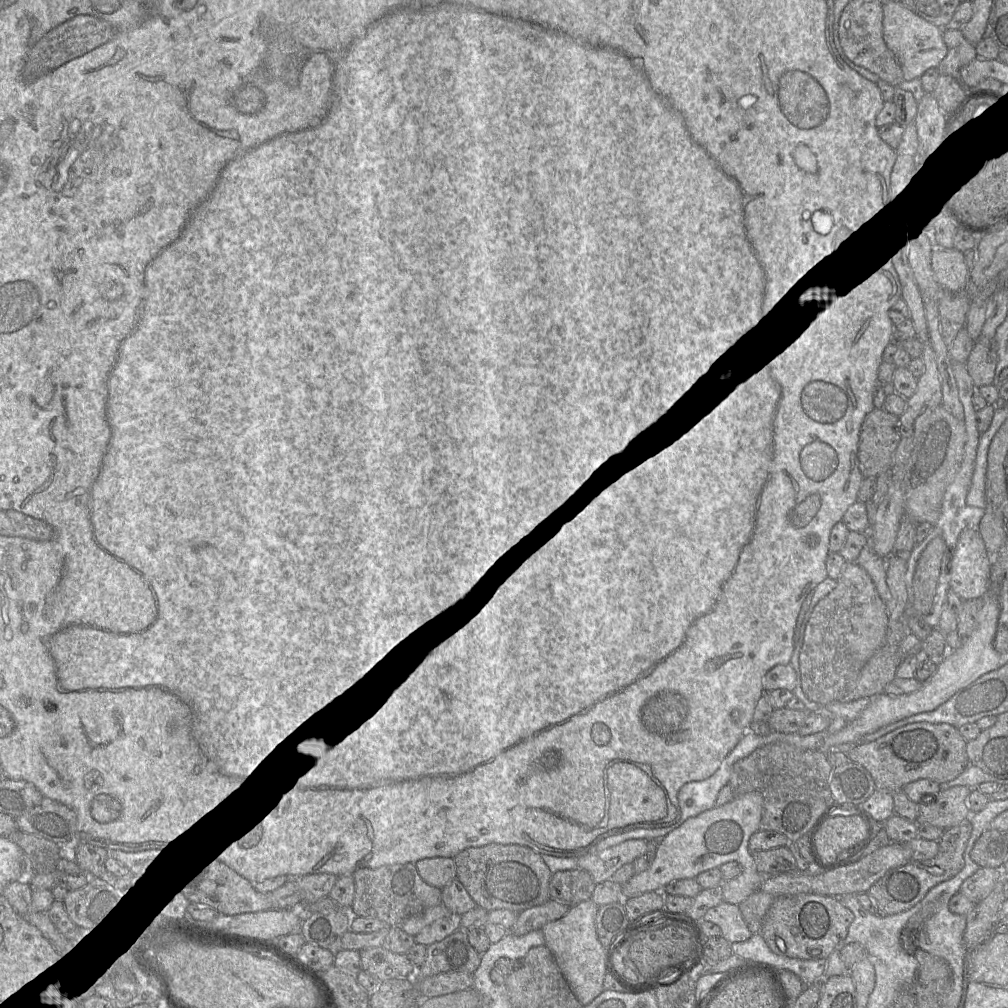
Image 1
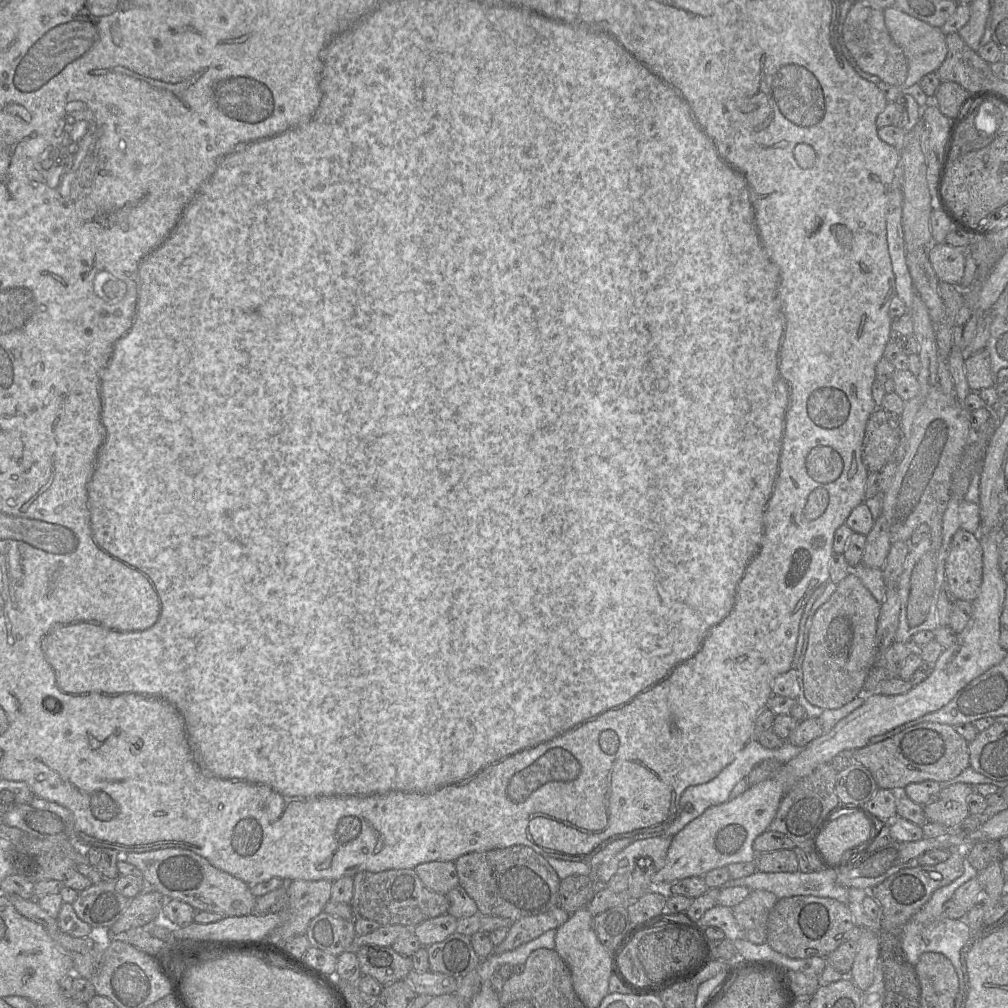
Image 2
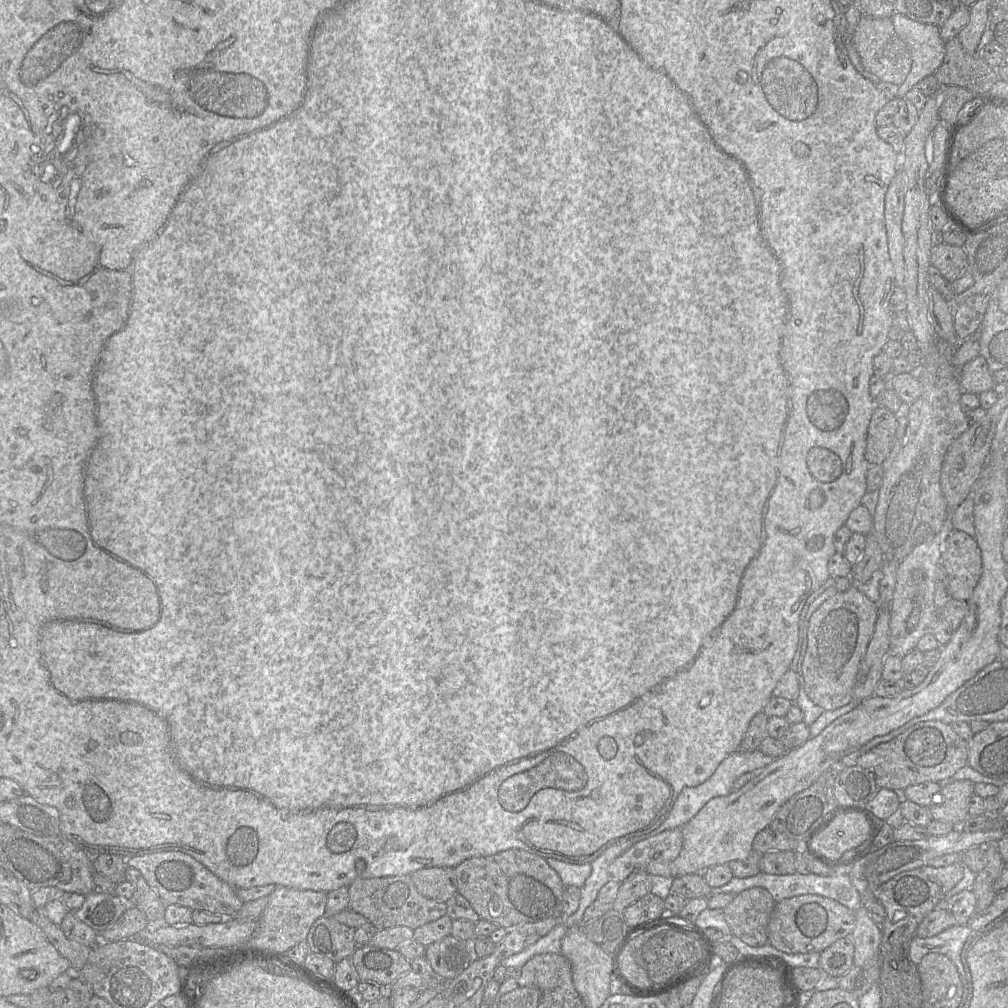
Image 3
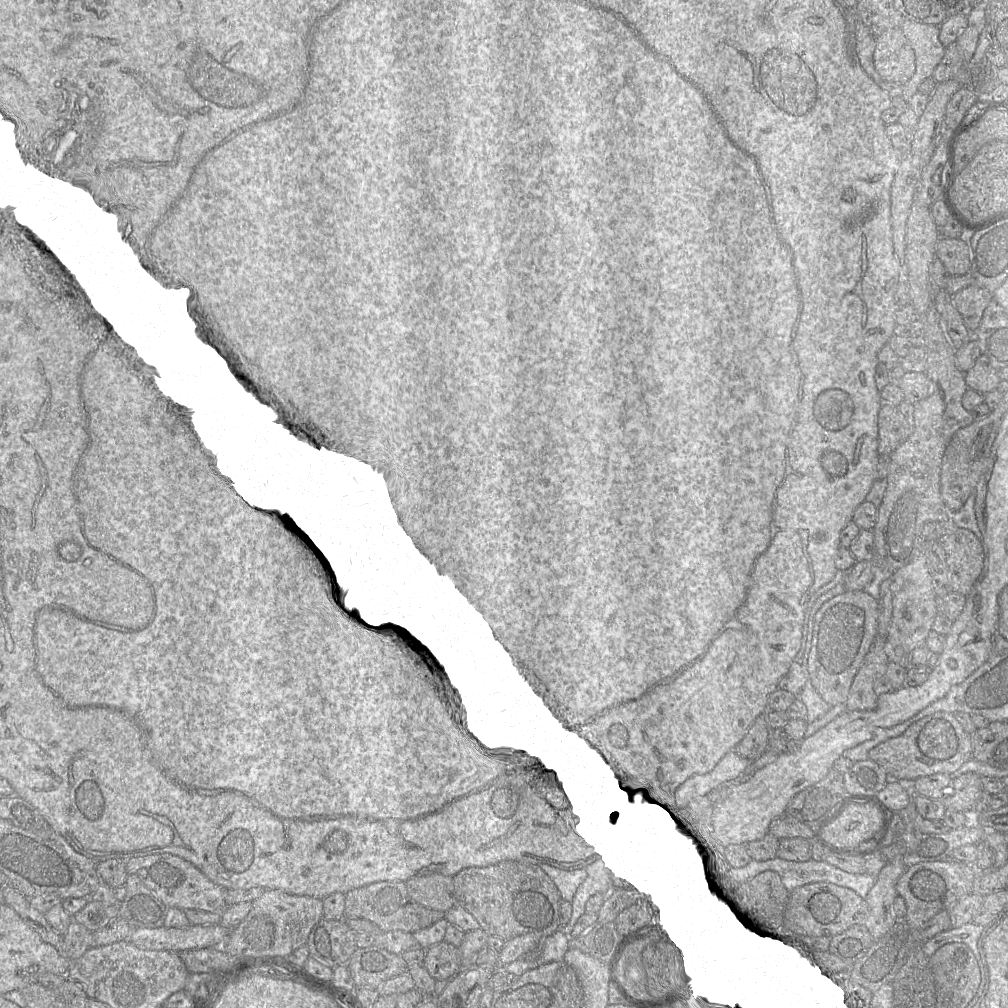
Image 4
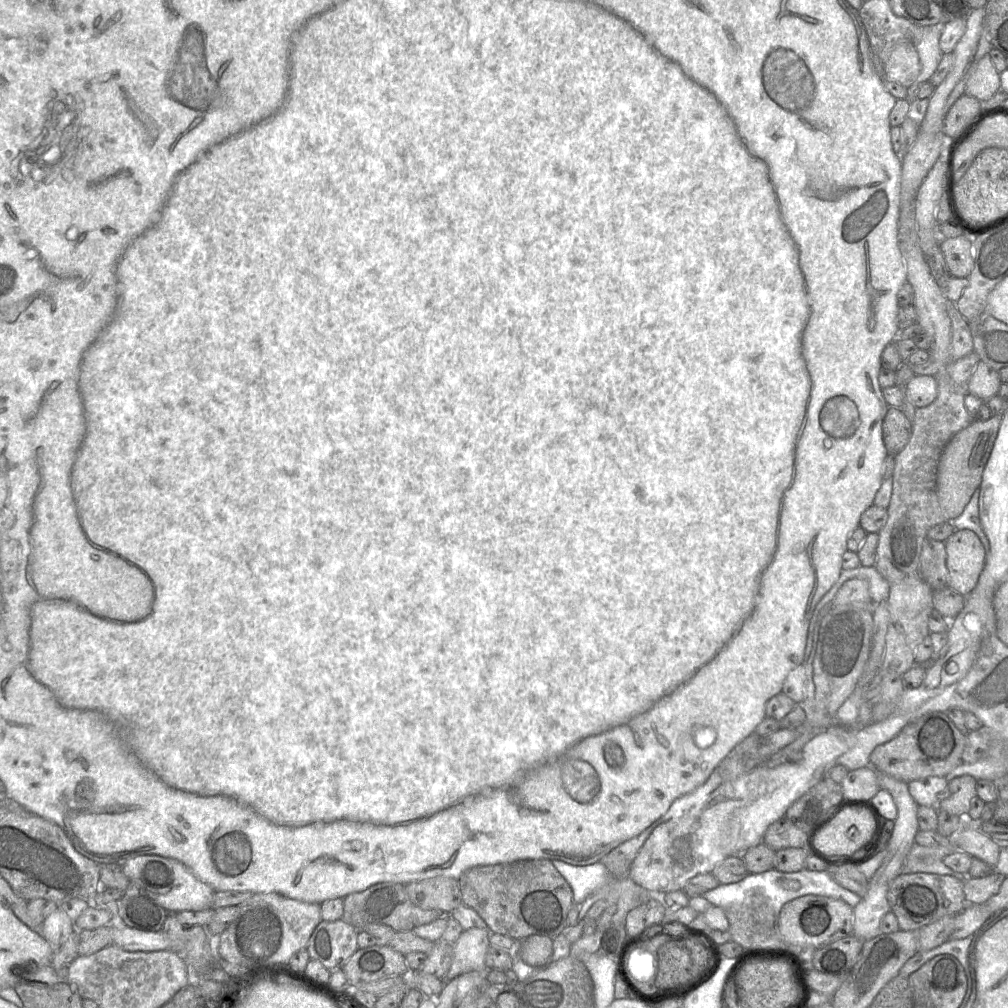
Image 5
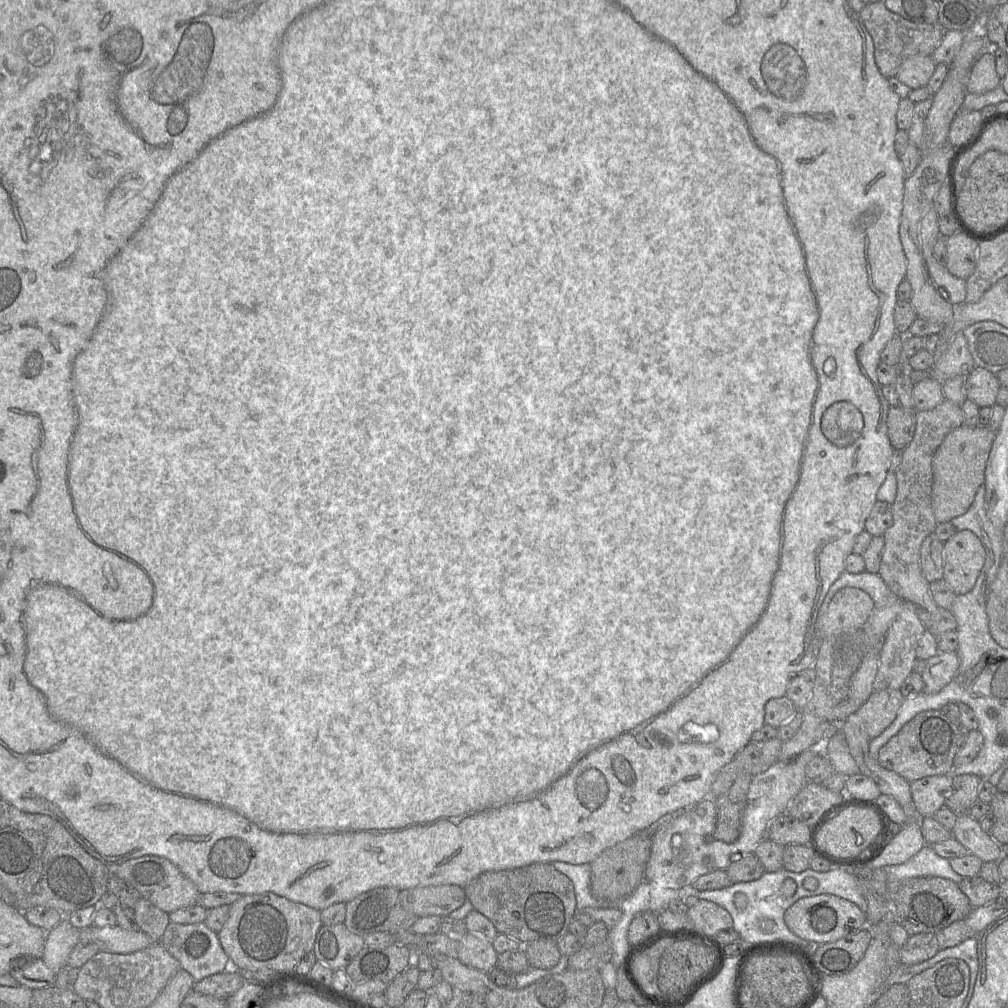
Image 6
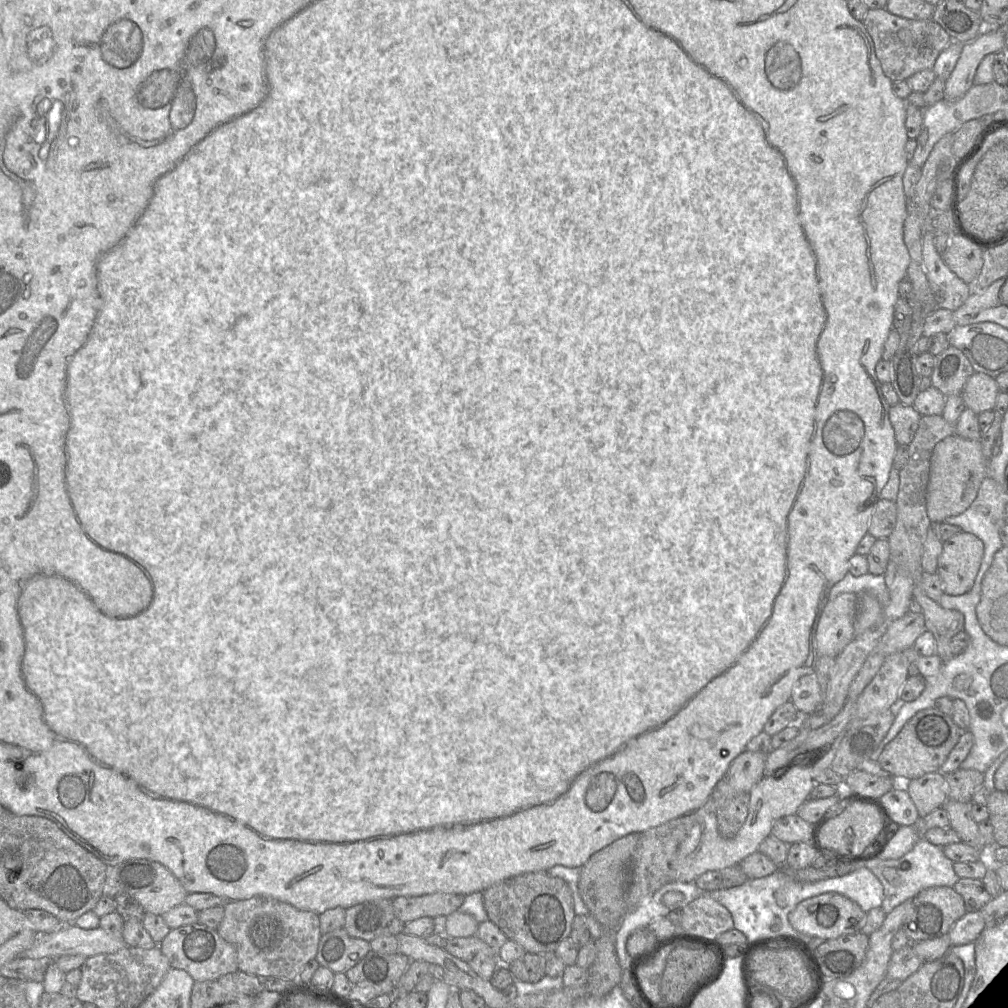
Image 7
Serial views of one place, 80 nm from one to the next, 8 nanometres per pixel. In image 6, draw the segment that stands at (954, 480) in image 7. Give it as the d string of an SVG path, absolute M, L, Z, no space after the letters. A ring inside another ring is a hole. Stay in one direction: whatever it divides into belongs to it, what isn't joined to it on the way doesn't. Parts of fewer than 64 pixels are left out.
M961 425L951 431L932 459L933 483L931 505L937 523L950 522L963 515L984 483L984 472L996 432L988 426Z

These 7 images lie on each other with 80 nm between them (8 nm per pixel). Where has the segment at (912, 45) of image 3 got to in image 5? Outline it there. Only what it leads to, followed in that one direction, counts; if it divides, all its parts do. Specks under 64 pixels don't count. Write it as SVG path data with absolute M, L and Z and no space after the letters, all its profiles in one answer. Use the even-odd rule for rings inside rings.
M919 26L914 31L912 43L917 50L921 69L916 81L907 88L906 99L910 102L916 99L918 88L929 81L942 58L940 36L940 26Z

